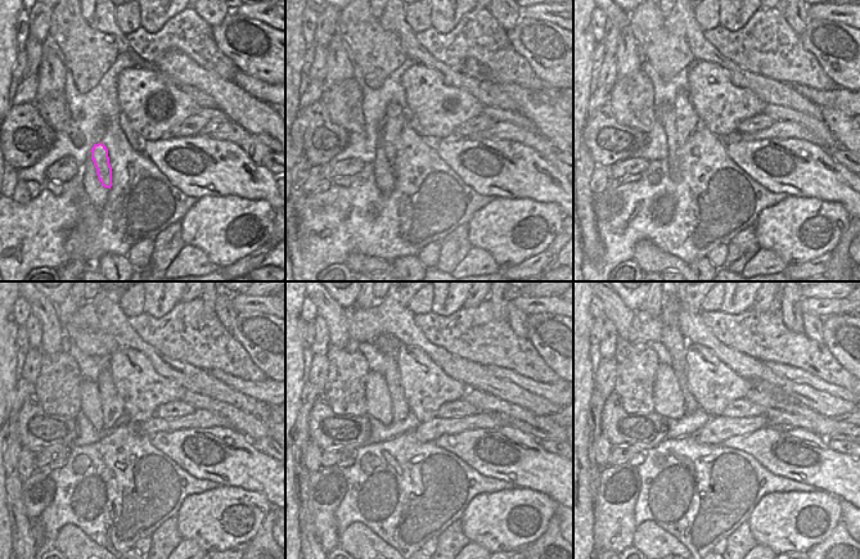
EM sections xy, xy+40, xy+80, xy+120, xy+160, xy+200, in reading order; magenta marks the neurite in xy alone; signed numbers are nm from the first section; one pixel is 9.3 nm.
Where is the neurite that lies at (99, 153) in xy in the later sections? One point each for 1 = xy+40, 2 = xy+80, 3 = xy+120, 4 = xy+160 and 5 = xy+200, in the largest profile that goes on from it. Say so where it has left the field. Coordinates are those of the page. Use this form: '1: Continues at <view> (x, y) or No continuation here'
1: Continues at xy+40 (396, 120)
2: Continues at xy+80 (685, 117)
3: Continues at xy+120 (112, 405)
4: Continues at xy+160 (400, 406)
5: Continues at xy+200 (672, 339)

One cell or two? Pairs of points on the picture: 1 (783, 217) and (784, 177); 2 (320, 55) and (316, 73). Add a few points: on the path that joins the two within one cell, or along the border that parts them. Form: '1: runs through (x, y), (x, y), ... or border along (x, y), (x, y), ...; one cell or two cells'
1: border along (788, 195), (815, 197), (818, 199); two cells
2: runs through (320, 59), (318, 70); one cell

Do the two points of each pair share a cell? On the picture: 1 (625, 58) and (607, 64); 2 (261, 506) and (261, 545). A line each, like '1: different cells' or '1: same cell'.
1: different cells
2: different cells

